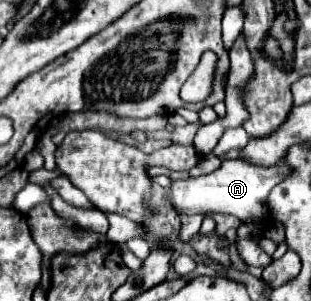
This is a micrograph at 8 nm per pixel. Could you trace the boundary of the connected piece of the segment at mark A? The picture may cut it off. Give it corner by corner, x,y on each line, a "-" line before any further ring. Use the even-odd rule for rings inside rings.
225,159
223,165
203,177
189,177
185,181
175,181
173,183
173,199
171,205
183,213
183,215
195,215
195,213
221,213
221,215
233,215
237,219
241,219
241,225
237,229
237,237
235,237
235,247
239,257
253,267
261,267
265,269
267,265
271,265
271,255
267,255
261,247
261,241
265,239
267,227
271,223
271,215
267,209
267,197
271,193
271,189
283,181
287,175
291,175
291,167
289,165
271,165
271,167
263,167
263,165
255,165
249,163
245,159

